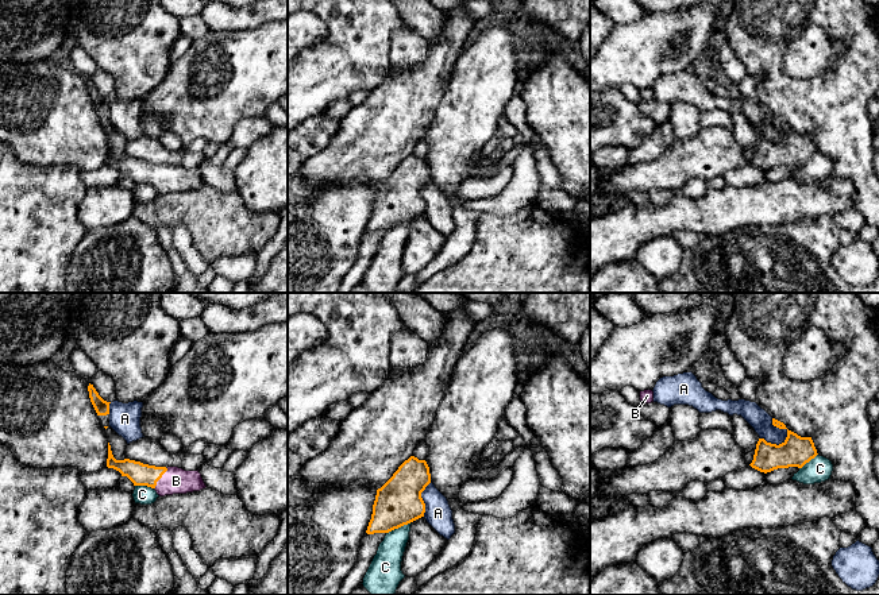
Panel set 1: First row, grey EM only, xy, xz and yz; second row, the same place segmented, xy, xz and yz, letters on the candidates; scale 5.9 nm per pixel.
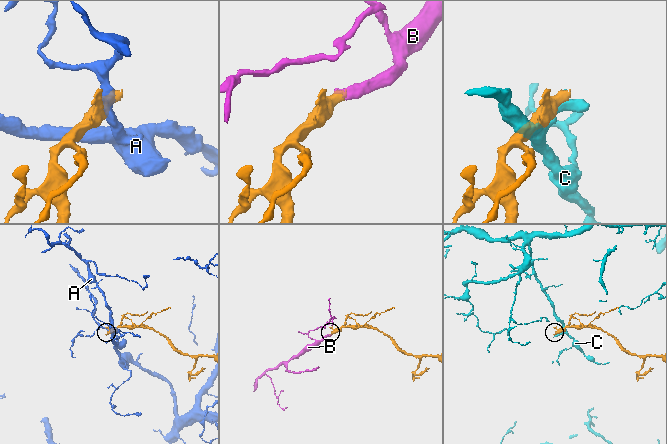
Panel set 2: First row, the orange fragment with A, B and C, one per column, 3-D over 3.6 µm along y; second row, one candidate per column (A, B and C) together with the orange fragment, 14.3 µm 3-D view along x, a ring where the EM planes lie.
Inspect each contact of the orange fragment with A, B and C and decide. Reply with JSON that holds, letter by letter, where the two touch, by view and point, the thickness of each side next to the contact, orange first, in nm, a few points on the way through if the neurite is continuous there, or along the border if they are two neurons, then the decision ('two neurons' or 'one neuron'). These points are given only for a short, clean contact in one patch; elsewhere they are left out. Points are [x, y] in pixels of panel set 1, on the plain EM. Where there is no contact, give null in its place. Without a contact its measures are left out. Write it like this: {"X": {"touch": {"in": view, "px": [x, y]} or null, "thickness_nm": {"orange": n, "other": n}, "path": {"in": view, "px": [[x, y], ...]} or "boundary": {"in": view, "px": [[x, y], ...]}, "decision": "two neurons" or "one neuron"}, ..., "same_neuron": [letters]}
{"A": {"touch": {"in": "yz", "px": [785, 126]}, "thickness_nm": {"orange": 180, "other": 120}, "decision": "two neurons"}, "B": {"touch": {"in": "xy", "px": [160, 176]}, "thickness_nm": {"orange": 140, "other": 160}, "path": {"in": "xy", "px": [[139, 172], [160, 176], [176, 178]]}, "decision": "one neuron"}, "C": {"touch": {"in": "xz", "px": [398, 224]}, "thickness_nm": {"orange": 280, "other": 180}, "decision": "two neurons"}, "same_neuron": ["B"]}

